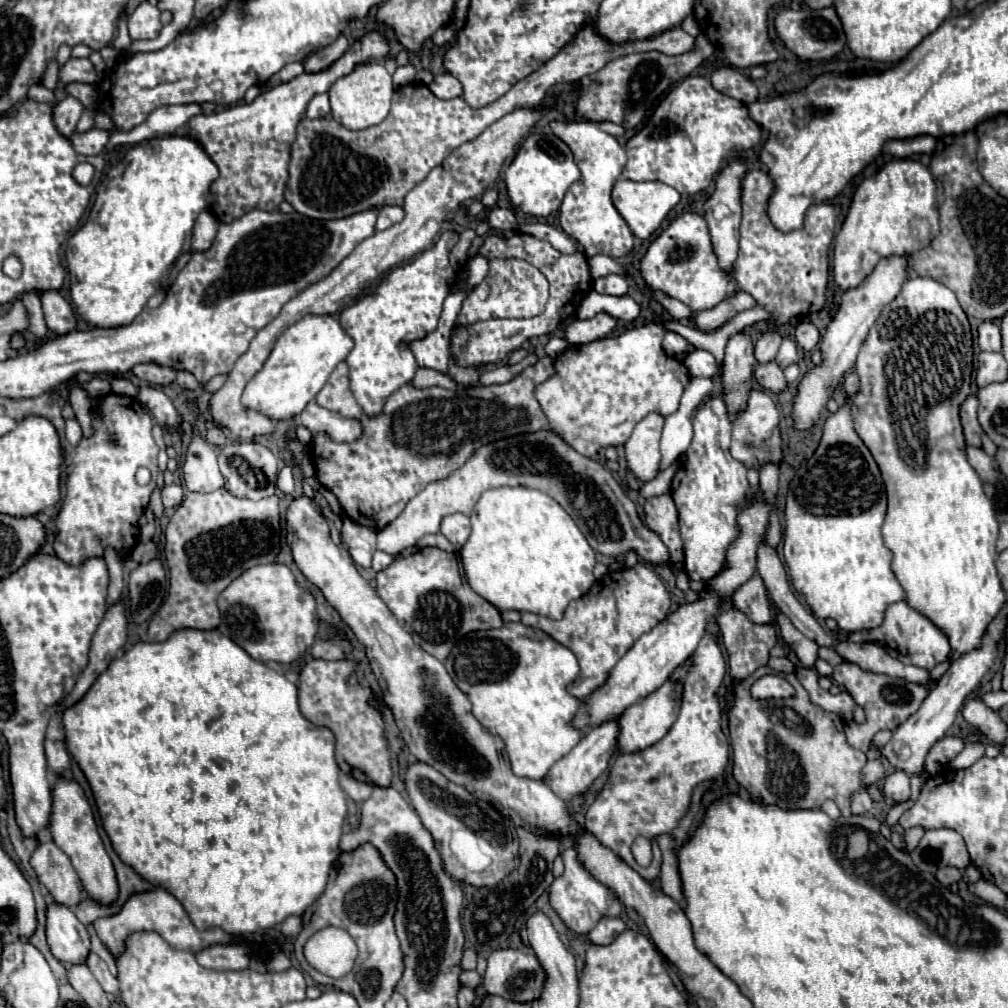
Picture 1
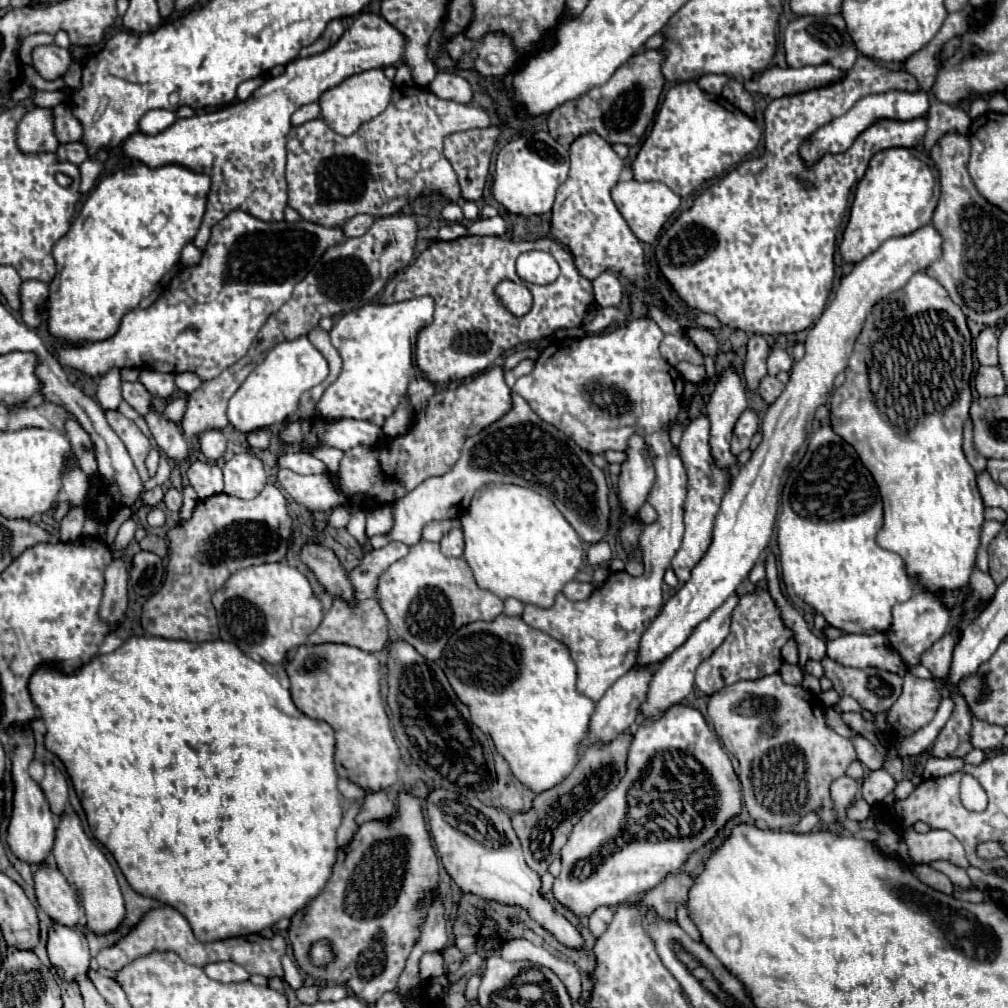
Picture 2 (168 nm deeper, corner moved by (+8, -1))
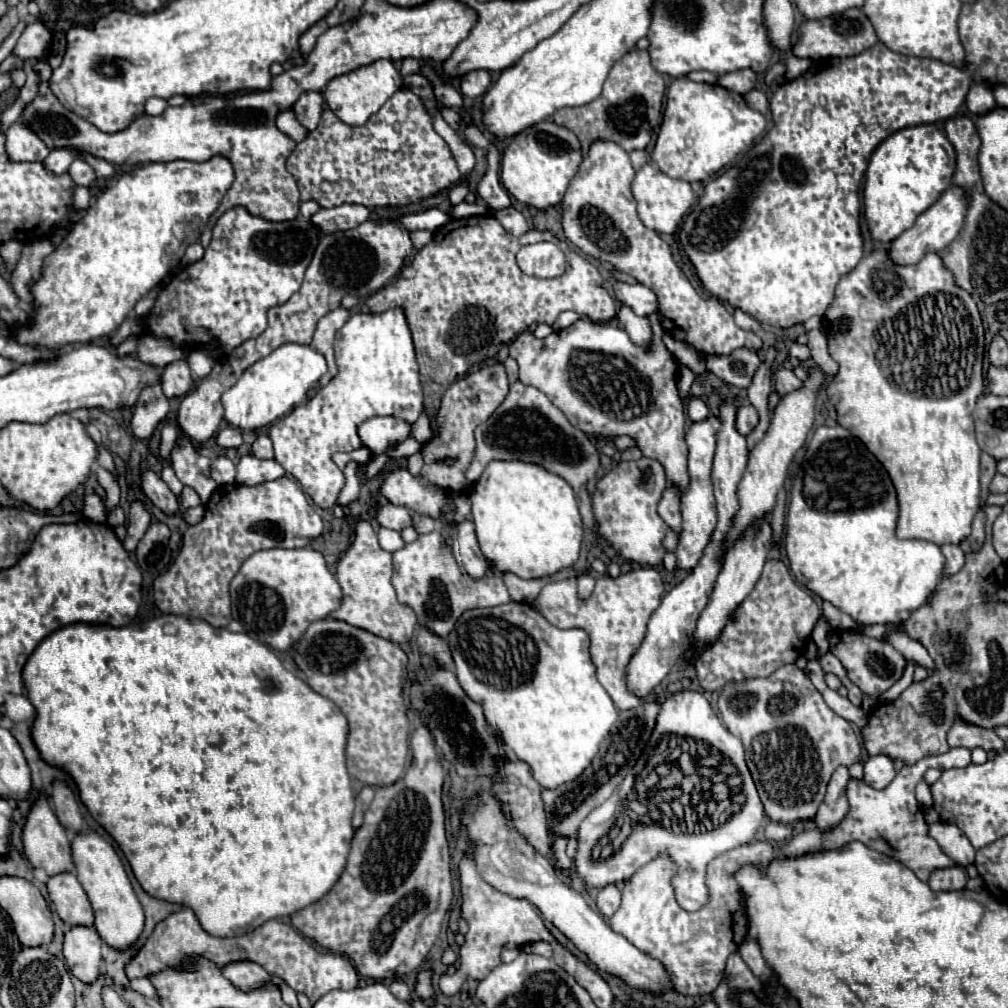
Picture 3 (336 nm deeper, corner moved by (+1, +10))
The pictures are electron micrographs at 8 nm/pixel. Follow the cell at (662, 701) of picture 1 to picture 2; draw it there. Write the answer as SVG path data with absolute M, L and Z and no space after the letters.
M734 593L732 597L728 597L710 617L706 617L700 625L696 625L696 629L690 633L690 637L688 637L672 655L668 655L668 657L658 665L656 675L654 675L654 679L652 679L652 683L650 683L648 697L646 697L644 705L642 705L642 713L644 713L646 717L650 717L650 719L660 717L668 707L678 705L678 703L692 691L696 667L698 667L704 659L708 659L708 657L722 645L722 641L726 639L726 635L730 633L730 617L732 617L732 611L734 611L734 607L738 605L738 601L740 601L740 595L738 595L738 593Z

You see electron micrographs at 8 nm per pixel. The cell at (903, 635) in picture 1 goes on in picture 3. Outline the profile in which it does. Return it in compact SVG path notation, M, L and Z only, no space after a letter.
M949 544L949 546L943 546L941 552L943 552L943 556L945 556L945 568L943 568L941 578L947 578L947 576L957 574L957 572L961 570L961 566L965 564L965 554L963 554L963 550L961 550L959 546Z

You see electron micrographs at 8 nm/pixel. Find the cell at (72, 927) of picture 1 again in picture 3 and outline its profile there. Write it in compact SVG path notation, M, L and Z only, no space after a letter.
M87 926L69 928L63 940L63 956L75 978L87 984L95 982L101 962L101 938L97 930Z

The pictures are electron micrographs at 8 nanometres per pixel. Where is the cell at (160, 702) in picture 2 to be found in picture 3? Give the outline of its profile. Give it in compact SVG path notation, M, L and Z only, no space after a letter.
M165 614L155 618L155 626L65 626L49 634L23 668L27 696L37 710L31 736L43 760L71 774L83 804L121 846L143 890L153 898L189 906L203 930L221 938L247 934L249 928L257 928L271 918L291 916L303 906L317 902L339 880L353 838L351 816L355 796L345 768L347 718L331 700L313 692L301 677L283 664L276 651L247 634L229 632L227 628L217 630L203 620Z

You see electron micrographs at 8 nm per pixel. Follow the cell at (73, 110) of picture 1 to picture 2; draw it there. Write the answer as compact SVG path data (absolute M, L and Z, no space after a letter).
M32 109L16 127L16 145L22 153L54 153L60 145L54 135L52 111L50 109Z

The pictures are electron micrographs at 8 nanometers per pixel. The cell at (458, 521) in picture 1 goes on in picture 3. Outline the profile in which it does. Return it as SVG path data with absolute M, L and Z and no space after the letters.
M465 520L459 526L455 526L451 540L453 540L453 554L459 566L473 578L481 578L485 570L489 568L489 564L487 564L487 558L483 558L479 550L473 522Z

